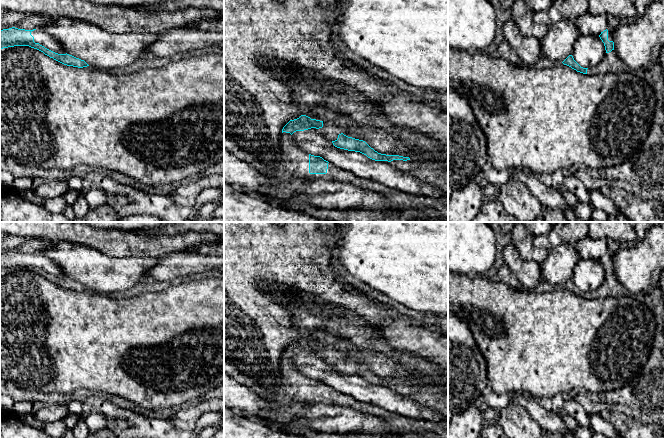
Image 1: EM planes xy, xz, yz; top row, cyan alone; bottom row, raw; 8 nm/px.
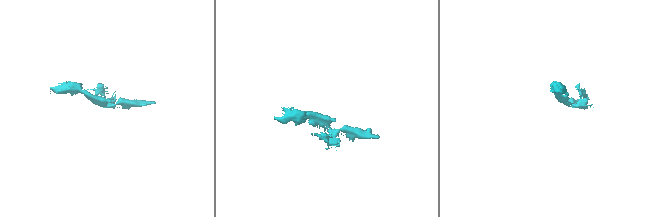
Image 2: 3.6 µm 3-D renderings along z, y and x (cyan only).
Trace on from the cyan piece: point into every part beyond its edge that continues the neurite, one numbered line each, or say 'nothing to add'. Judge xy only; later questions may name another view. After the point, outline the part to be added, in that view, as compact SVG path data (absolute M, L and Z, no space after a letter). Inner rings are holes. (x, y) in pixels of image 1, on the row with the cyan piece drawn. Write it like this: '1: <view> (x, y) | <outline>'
1: xy (49, 42) | M36 29L31 32L31 35L34 37L35 43L39 43L55 53L66 54L65 50L61 47L61 44L54 37L48 35L44 31Z

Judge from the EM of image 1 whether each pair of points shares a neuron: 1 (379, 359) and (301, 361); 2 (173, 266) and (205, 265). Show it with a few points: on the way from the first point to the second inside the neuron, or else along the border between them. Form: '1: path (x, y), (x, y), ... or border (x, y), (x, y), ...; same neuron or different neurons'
1: border (341, 356), (348, 360), (362, 363), (369, 370); different neurons
2: path (181, 265), (197, 265); same neuron

